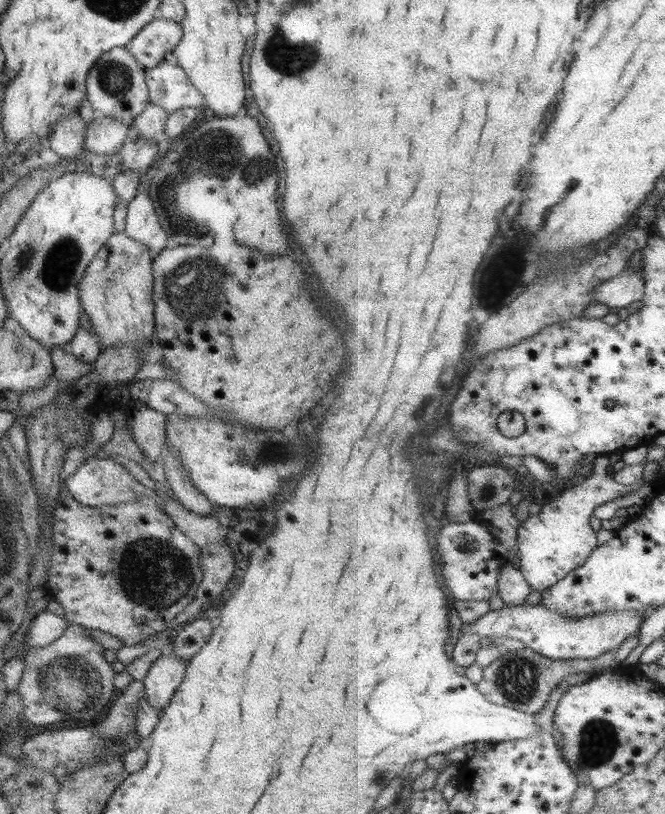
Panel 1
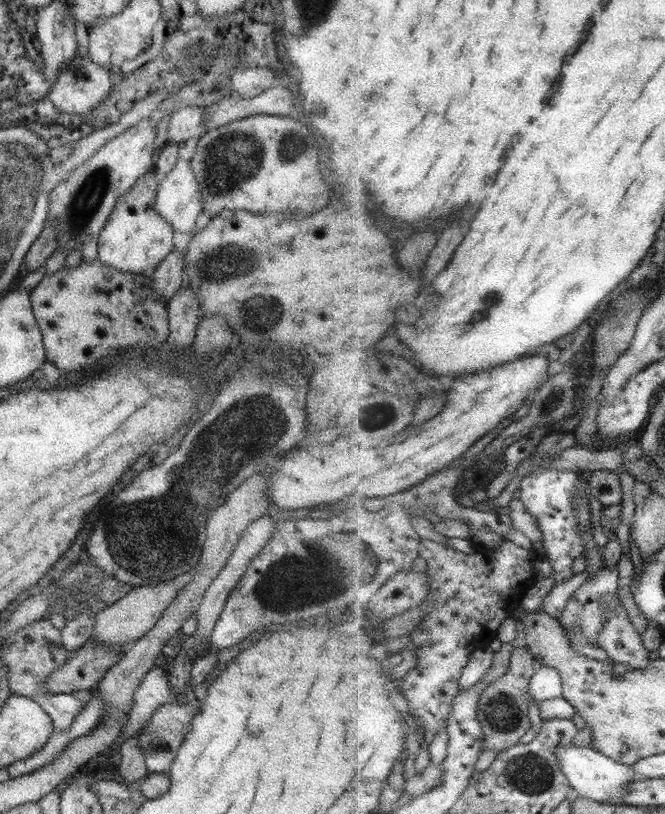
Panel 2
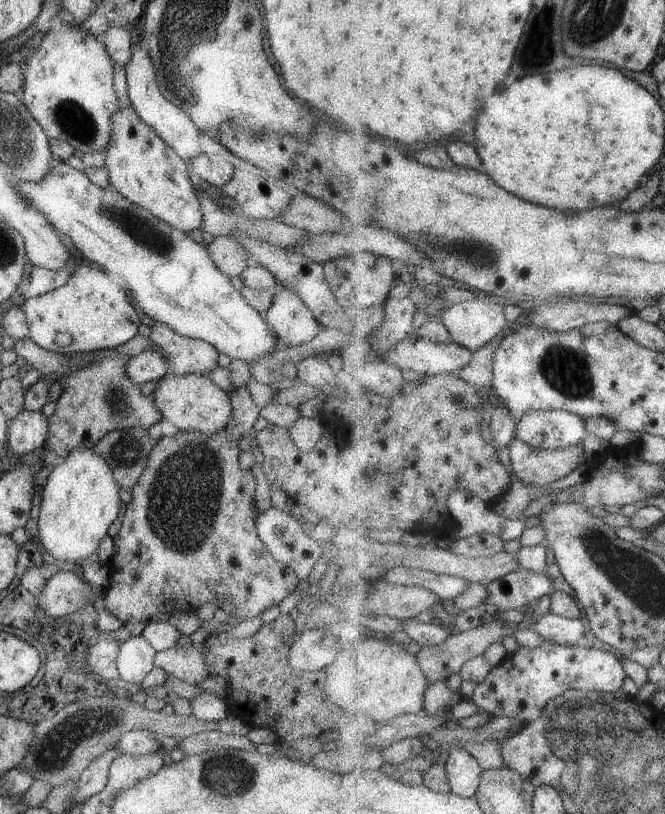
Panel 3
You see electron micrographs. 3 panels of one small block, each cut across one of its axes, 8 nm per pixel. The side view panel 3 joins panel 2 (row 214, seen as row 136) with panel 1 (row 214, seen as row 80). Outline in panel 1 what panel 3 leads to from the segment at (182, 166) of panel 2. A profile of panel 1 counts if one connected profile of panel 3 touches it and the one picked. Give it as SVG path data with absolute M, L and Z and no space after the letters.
M145 191L138 192L126 204L124 233L148 248L154 259L167 246L168 236L155 214L151 199Z

